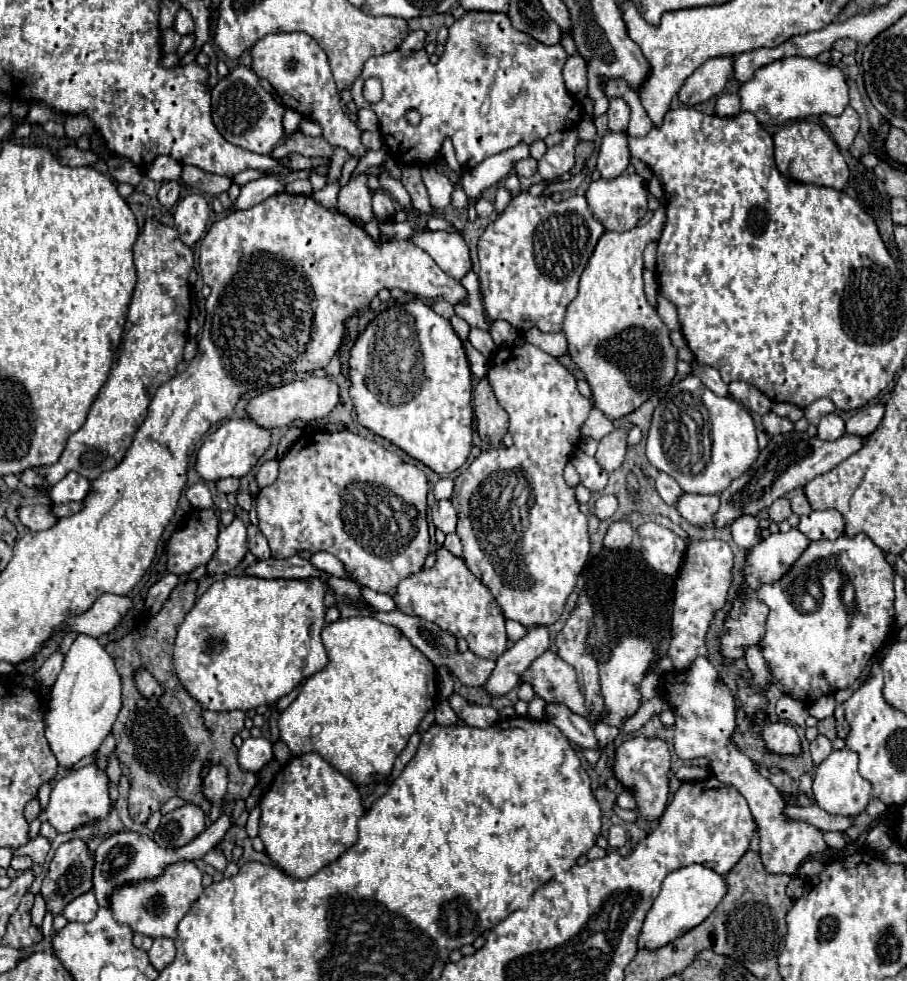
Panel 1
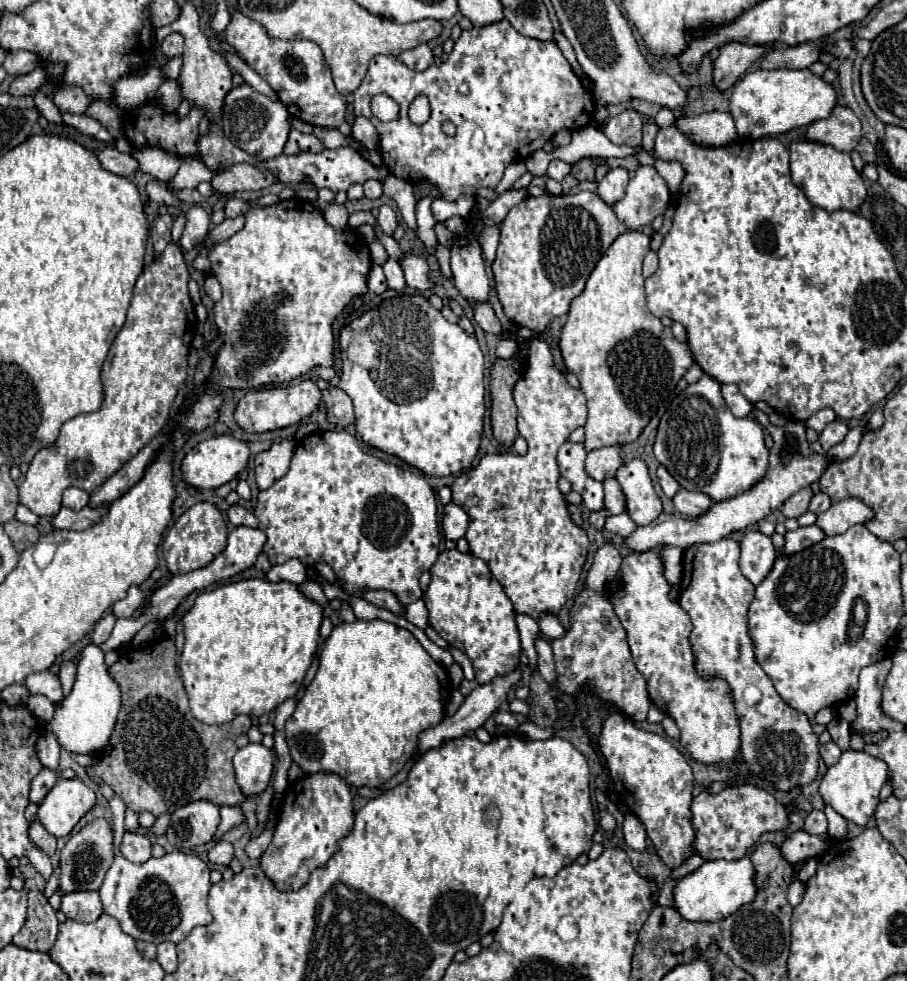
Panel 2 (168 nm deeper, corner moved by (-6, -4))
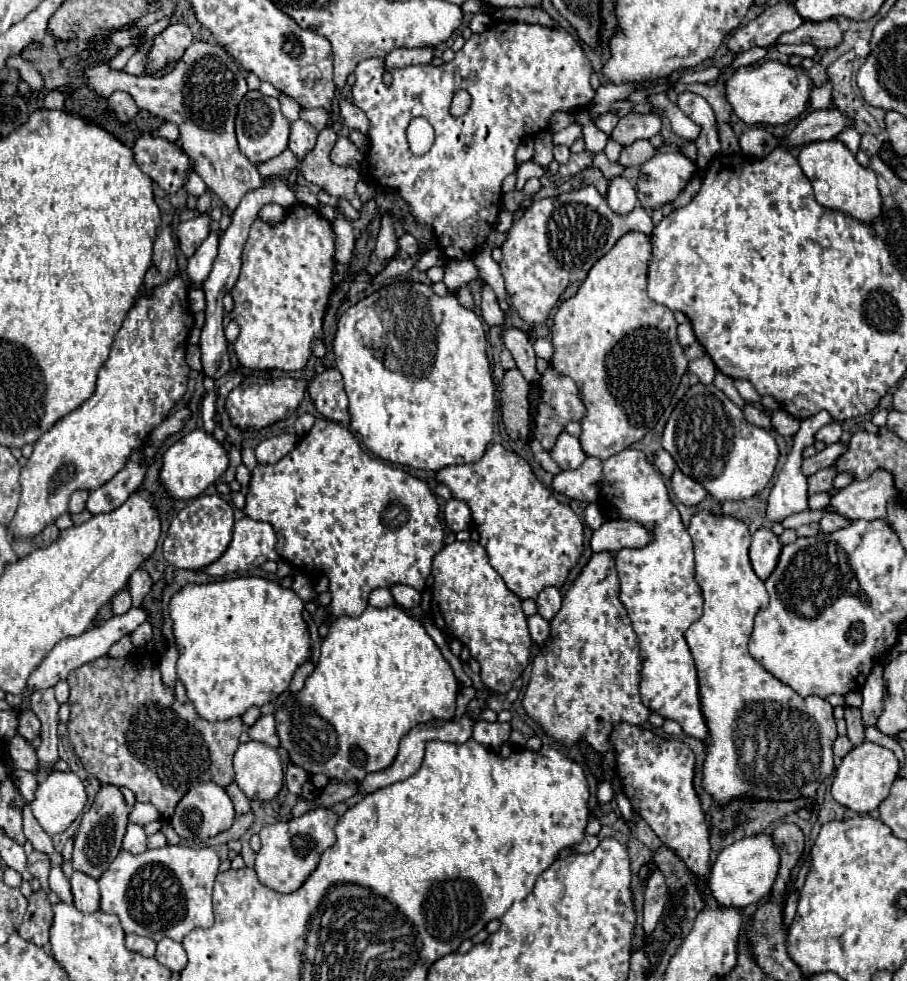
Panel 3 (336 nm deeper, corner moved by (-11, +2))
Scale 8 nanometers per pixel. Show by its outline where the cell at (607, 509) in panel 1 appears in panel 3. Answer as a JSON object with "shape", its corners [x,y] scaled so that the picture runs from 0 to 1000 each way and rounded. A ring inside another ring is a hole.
{"shape":[[[650,513],[650,515],[646,517],[646,521],[644,521],[644,531],[646,531],[646,535],[648,535],[650,539],[659,539],[668,529],[666,529],[662,517],[659,517],[657,513]]]}

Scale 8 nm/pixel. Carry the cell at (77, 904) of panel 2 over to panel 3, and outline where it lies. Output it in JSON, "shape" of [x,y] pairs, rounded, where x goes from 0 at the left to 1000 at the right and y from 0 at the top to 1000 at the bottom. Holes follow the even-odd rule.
{"shape":[[[82,888],[79,892],[79,910],[82,923],[93,931],[104,931],[110,927],[110,910],[108,898],[90,888]]]}

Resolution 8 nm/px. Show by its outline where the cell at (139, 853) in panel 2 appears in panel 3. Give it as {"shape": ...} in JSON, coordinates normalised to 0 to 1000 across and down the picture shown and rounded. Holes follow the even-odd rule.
{"shape":[[[141,839],[141,847],[137,851],[135,865],[141,867],[141,870],[148,870],[148,872],[161,867],[161,849],[159,849],[159,845],[154,841]]]}

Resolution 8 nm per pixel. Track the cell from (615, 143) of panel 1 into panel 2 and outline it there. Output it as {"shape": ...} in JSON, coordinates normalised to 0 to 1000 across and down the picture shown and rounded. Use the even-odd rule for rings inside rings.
{"shape":[[[680,170],[680,172],[671,172],[671,176],[665,180],[665,185],[660,185],[660,201],[669,207],[676,209],[678,205],[682,205],[689,199],[689,191],[693,187],[693,174],[689,170]]]}

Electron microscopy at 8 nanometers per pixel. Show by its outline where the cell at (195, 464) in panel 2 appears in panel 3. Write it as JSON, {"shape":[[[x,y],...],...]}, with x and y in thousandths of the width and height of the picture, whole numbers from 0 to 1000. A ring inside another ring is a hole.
{"shape":[[[216,437],[203,443],[198,450],[187,454],[179,464],[179,478],[176,478],[176,492],[181,501],[190,509],[212,509],[218,507],[229,494],[234,494],[251,476],[251,460],[225,439]]]}

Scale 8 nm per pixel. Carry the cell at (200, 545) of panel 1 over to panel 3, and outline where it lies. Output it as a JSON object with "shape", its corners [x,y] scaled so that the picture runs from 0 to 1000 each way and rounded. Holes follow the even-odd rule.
{"shape":[[[221,505],[209,515],[205,515],[187,533],[185,545],[179,554],[181,570],[196,580],[225,580],[240,572],[256,551],[258,521],[240,505]]]}

